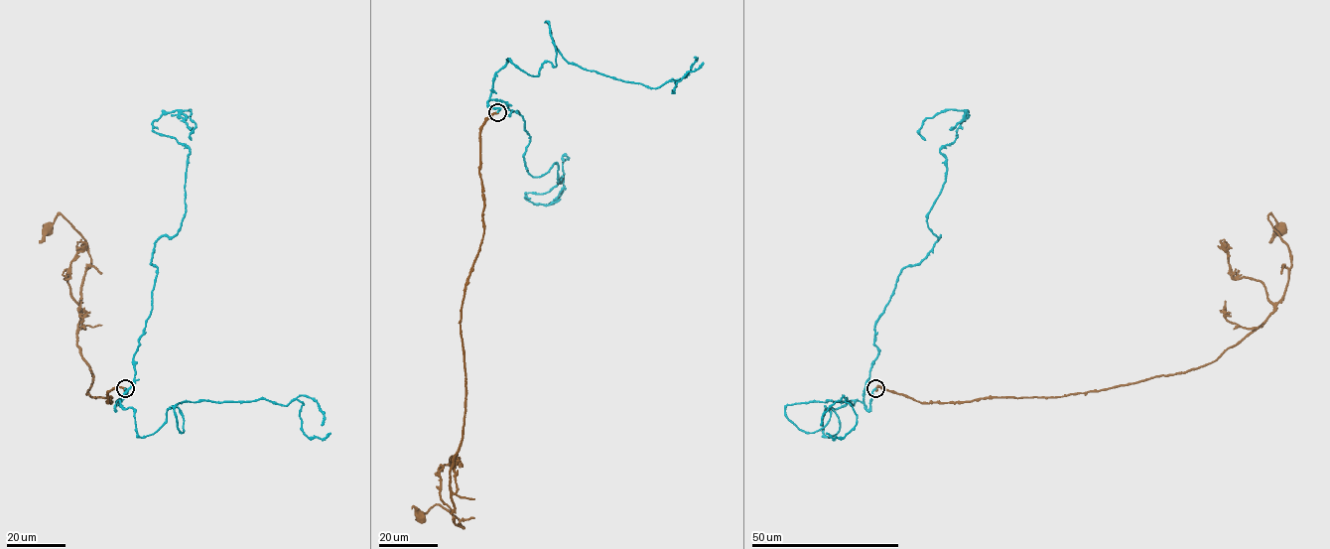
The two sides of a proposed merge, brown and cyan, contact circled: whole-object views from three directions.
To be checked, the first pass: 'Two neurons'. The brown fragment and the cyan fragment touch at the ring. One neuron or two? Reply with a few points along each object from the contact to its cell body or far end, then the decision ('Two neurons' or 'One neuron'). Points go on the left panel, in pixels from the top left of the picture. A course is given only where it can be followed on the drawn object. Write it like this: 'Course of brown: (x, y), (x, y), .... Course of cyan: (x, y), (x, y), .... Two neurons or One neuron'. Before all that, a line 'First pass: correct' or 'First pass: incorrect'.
First pass: incorrect
Course of brown: (125, 388), (109, 391), (110, 402), (87, 392), (92, 375), (76, 325), (91, 257), (62, 215), (48, 227). Course of cyan: (125, 388), (115, 410), (152, 310), (154, 243), (186, 212), (190, 151), (153, 122), (191, 109), (192, 140). One neuron

